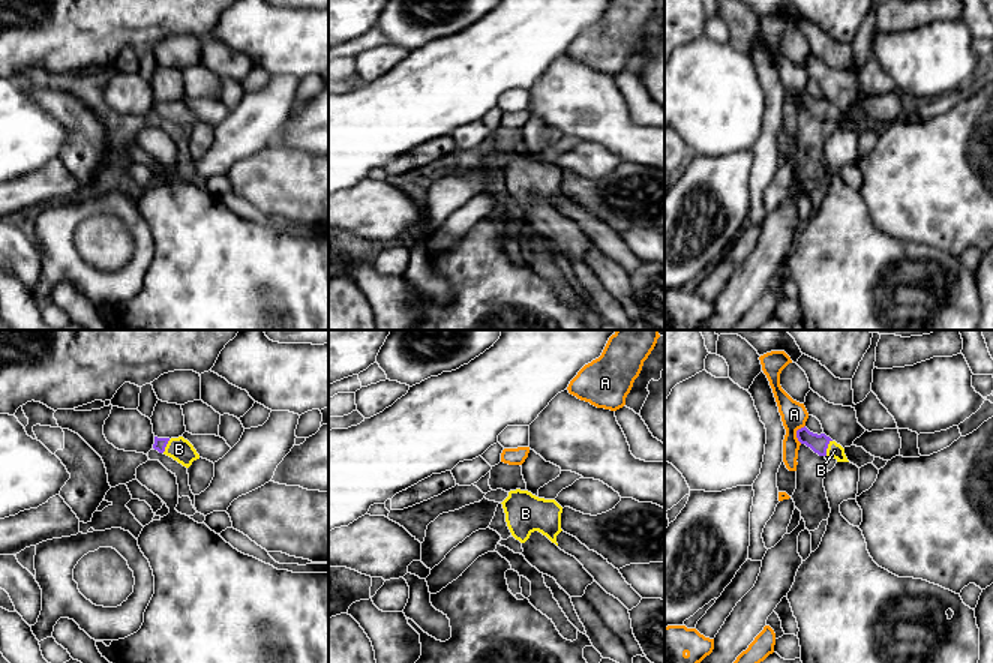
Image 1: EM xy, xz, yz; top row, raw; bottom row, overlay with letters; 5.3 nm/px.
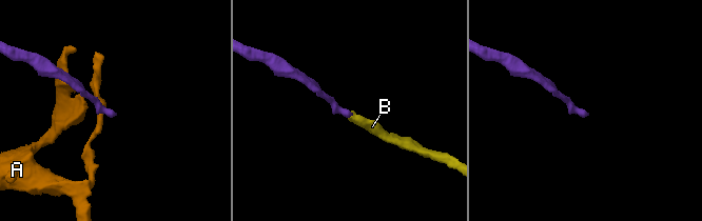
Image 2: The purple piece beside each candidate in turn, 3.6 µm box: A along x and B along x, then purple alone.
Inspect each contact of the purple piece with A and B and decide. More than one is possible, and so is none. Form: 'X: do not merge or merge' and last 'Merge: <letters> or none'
A: do not merge
B: merge
Merge: B

